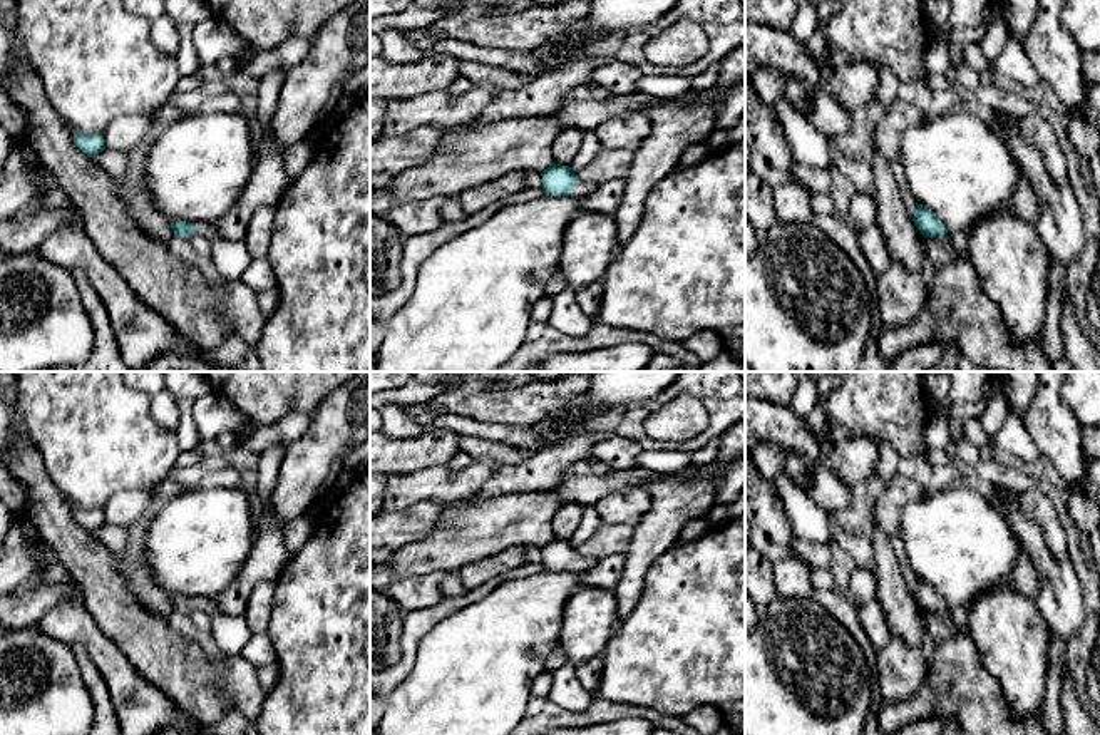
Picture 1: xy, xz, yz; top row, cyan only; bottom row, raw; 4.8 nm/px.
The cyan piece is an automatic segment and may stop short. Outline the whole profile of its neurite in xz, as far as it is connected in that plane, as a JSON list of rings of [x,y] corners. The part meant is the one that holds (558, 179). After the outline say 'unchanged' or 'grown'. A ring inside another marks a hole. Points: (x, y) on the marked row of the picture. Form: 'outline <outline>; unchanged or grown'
outline [[[553,162],[541,172],[542,189],[546,196],[589,196],[599,184],[593,181],[579,181],[569,166]]]; grown

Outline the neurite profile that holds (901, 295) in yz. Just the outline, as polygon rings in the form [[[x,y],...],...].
[[[891,263],[877,276],[877,316],[884,328],[901,326],[914,320],[926,300],[921,273],[906,271],[901,265]]]

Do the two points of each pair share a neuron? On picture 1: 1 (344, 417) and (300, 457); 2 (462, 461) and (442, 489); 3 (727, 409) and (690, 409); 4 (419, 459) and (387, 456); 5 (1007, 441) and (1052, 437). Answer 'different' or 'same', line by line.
1: same
2: different
3: different
4: same
5: different

